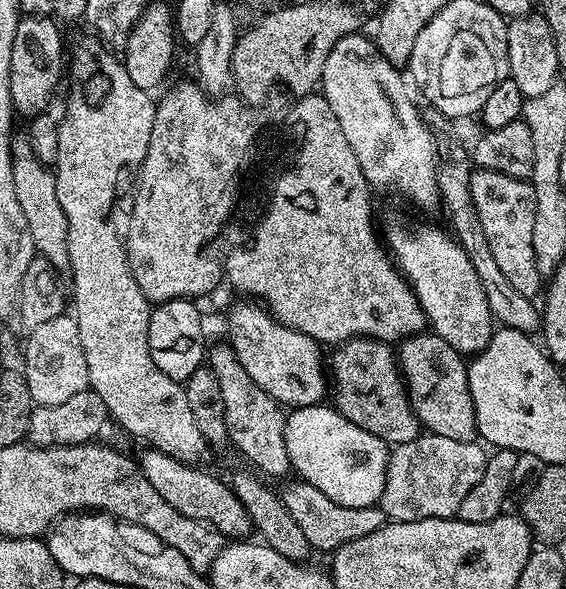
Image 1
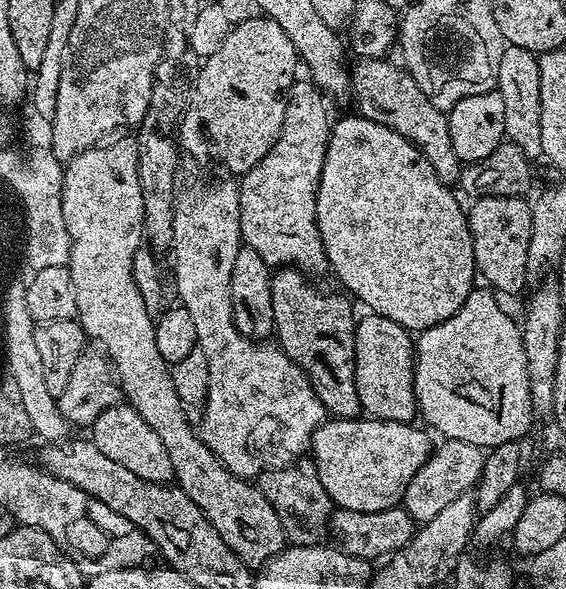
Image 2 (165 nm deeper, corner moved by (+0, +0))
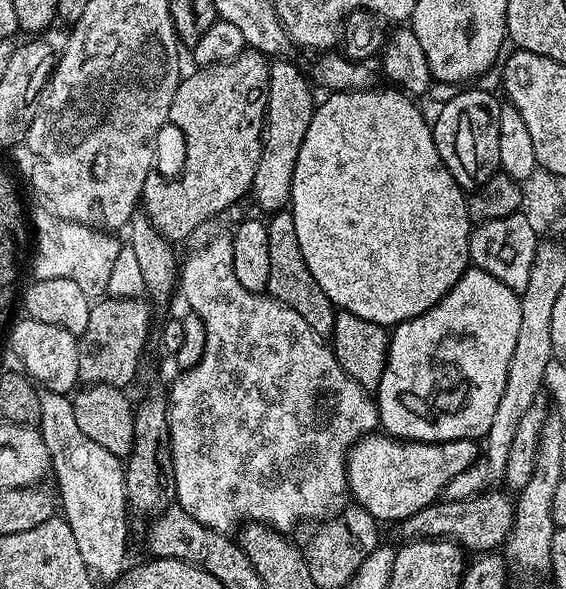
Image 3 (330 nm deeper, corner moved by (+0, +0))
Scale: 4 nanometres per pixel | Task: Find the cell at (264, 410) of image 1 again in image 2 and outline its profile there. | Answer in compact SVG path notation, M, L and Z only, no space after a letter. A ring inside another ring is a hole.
M311 459L299 461L298 467L288 466L283 470L261 472L258 477L260 493L274 506L274 514L278 514L278 522L282 522L285 537L293 545L318 544L330 532L330 521L334 505L330 494L326 494L326 486L322 486L322 478L318 478L318 470Z

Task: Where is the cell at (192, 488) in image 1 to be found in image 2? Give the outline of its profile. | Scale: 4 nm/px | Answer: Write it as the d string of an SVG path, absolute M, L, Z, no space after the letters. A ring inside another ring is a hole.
M121 402L102 410L98 418L90 426L90 439L106 458L118 462L118 466L126 466L130 474L138 474L146 482L166 484L173 479L172 463L166 454L166 446L150 426L146 426L146 418L138 414L127 402Z

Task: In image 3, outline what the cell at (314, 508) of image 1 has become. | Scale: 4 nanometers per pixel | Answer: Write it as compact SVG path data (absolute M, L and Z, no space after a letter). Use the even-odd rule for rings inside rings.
M486 490L479 496L471 496L468 500L445 500L418 510L418 514L410 514L410 518L399 521L398 528L404 538L427 538L429 540L453 540L461 548L472 554L488 554L499 549L508 539L516 505L507 491L492 492Z

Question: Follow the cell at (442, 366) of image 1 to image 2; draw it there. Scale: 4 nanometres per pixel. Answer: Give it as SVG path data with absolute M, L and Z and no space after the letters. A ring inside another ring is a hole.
M375 314L361 315L356 322L354 338L354 382L358 390L360 411L374 420L389 420L407 424L418 416L414 374L416 349L413 333L390 318Z

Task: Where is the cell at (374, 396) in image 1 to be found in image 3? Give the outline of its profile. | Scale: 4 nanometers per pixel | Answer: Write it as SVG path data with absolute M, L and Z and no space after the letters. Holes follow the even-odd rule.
M291 211L273 212L267 217L268 241L270 242L270 278L266 289L273 300L290 306L290 310L298 310L302 318L306 318L306 326L314 330L321 338L331 337L334 330L334 318L338 311L335 304L322 294L322 286L314 282L314 274L306 266L302 258L302 250L298 250L298 234L294 231L294 218Z

